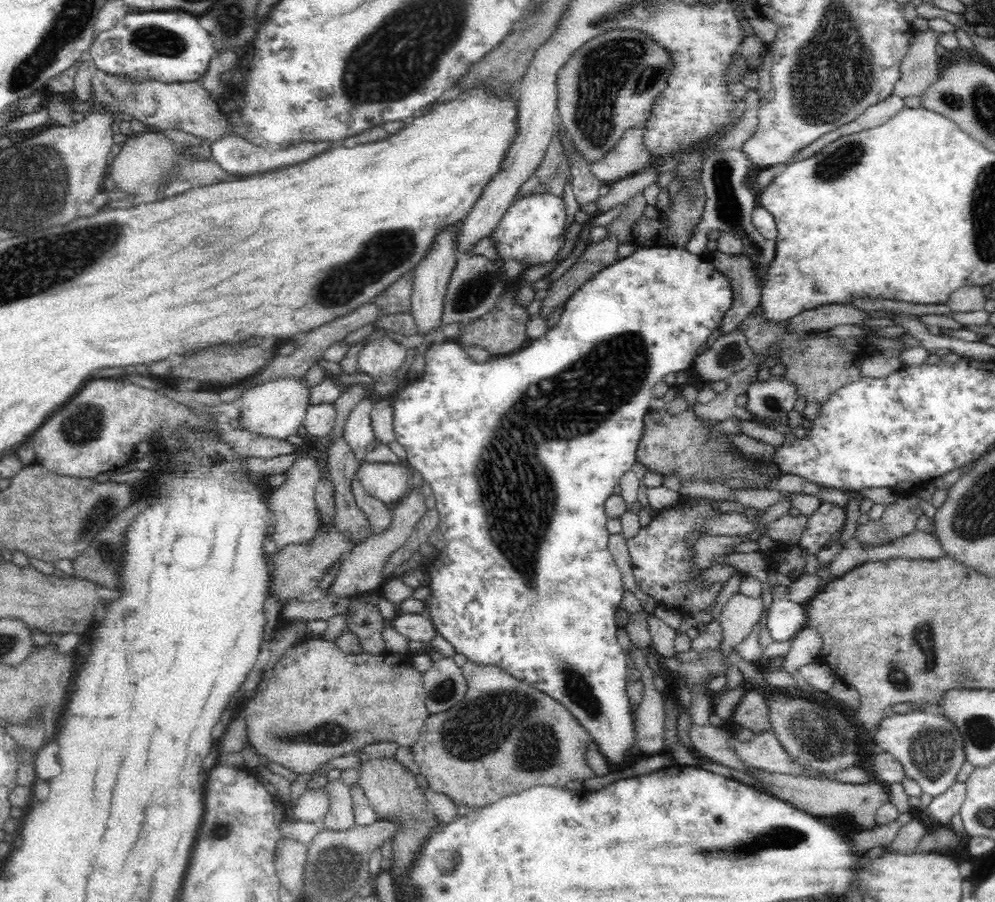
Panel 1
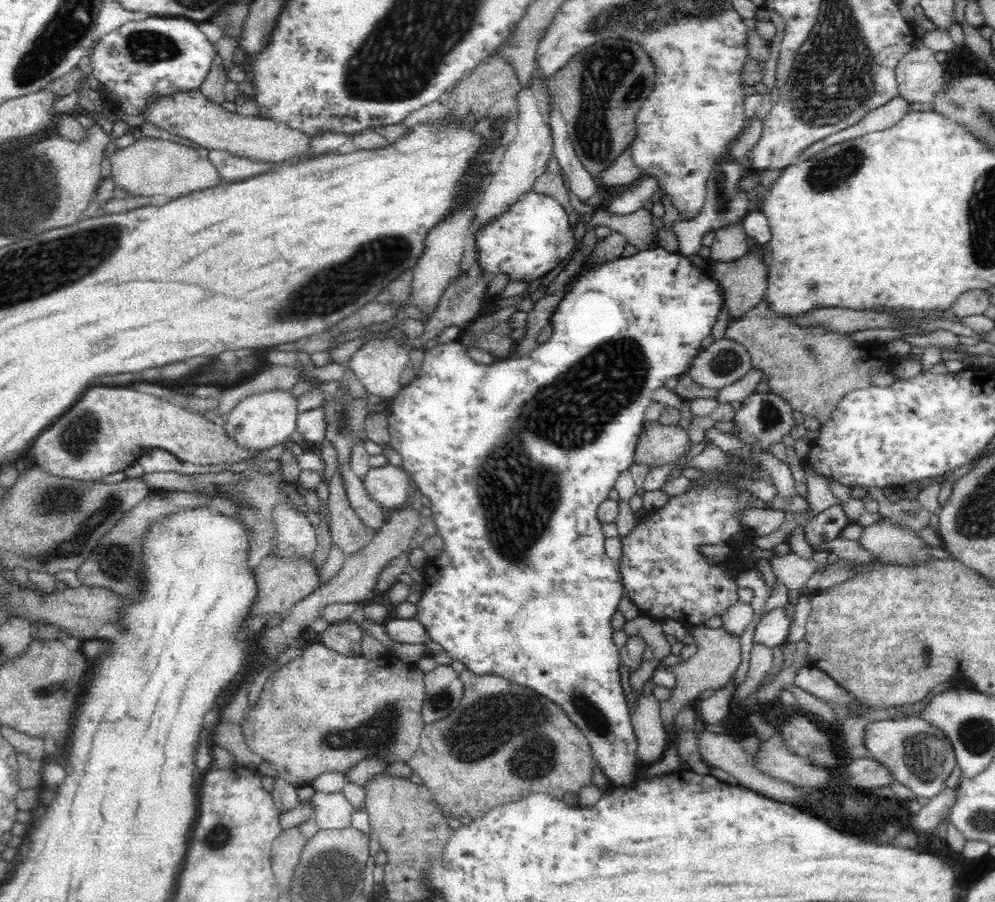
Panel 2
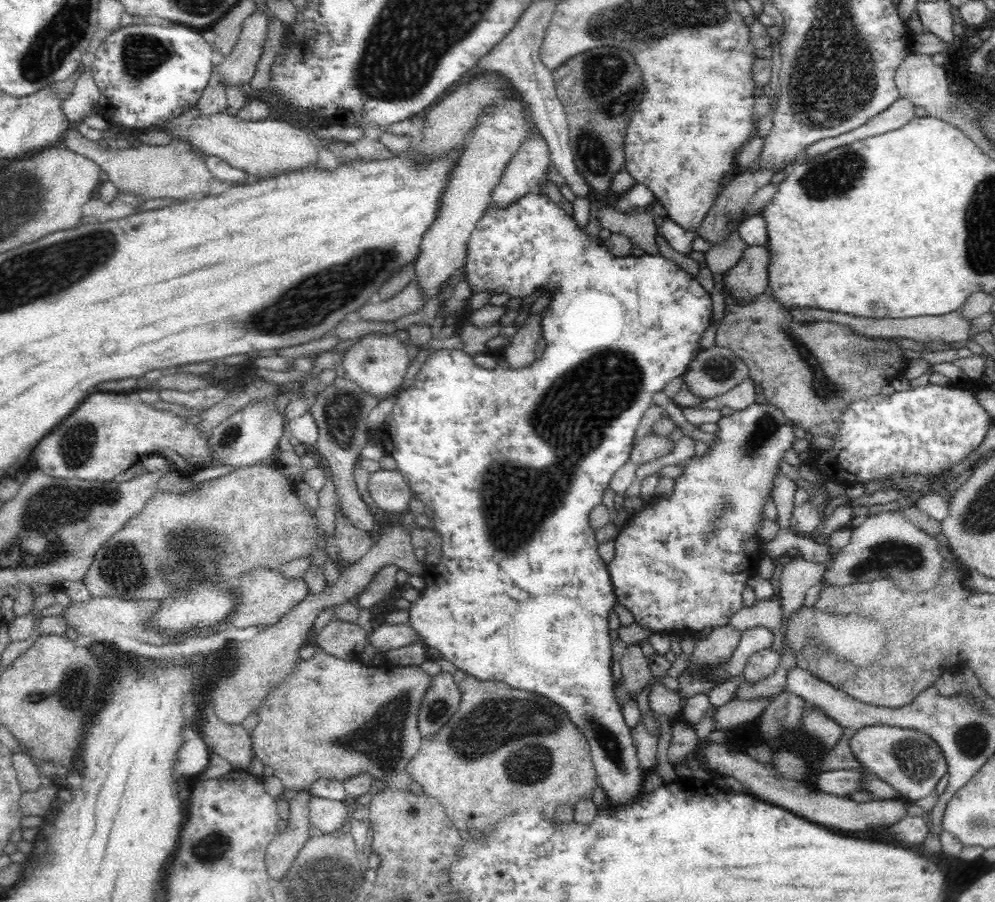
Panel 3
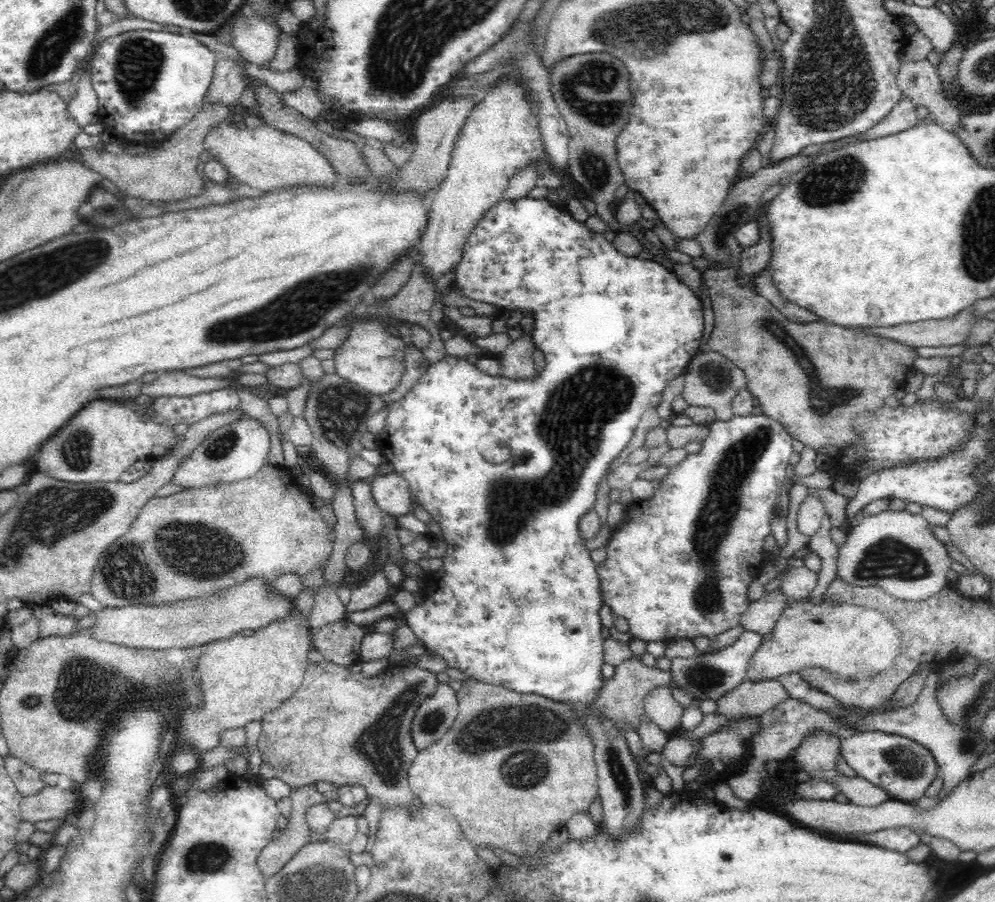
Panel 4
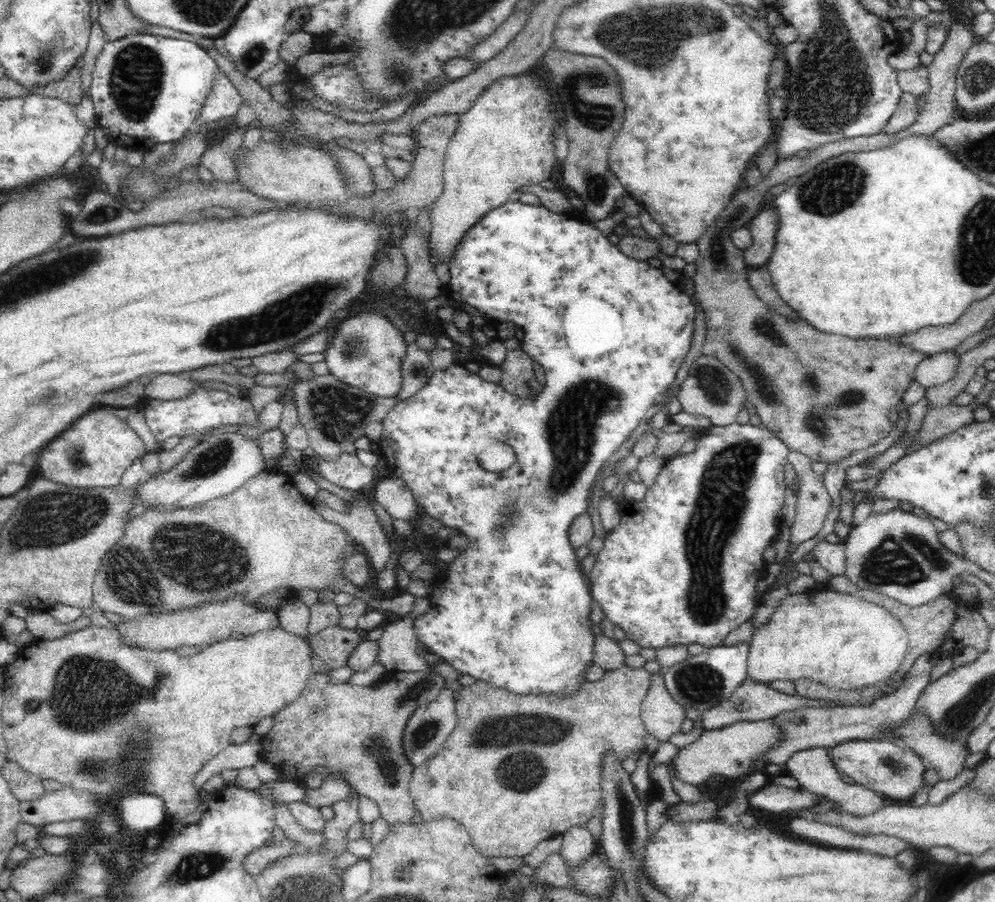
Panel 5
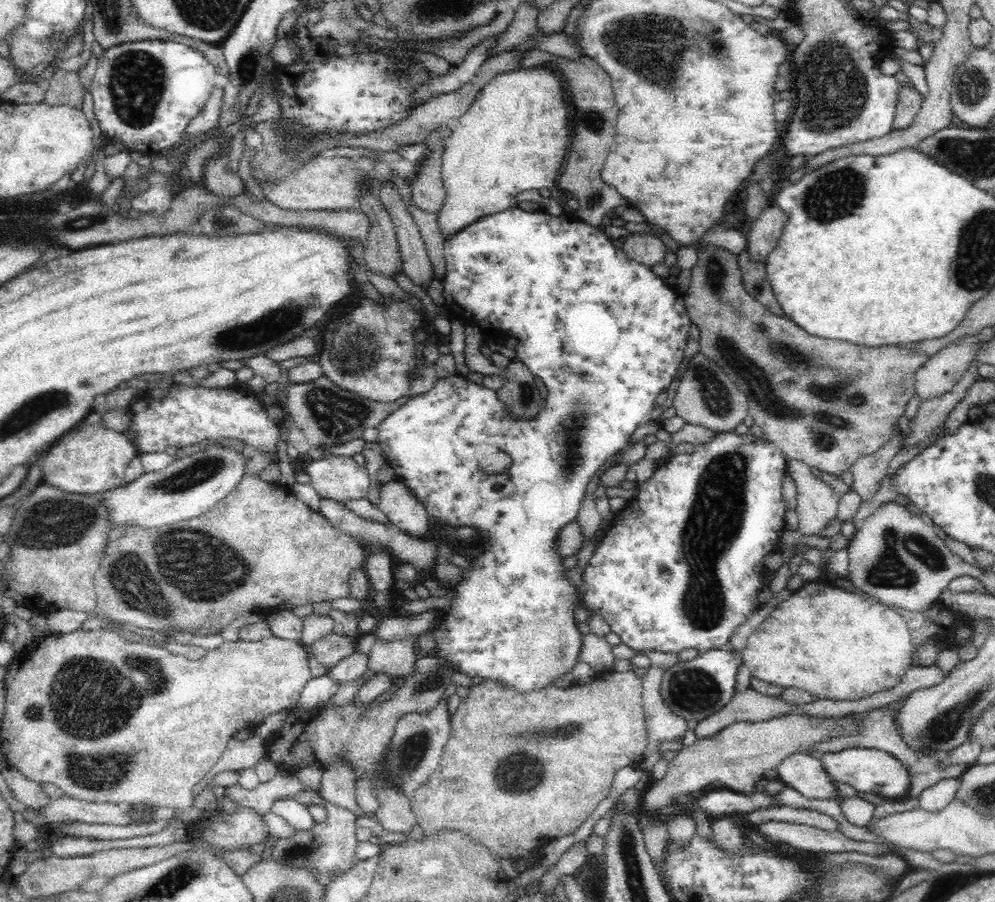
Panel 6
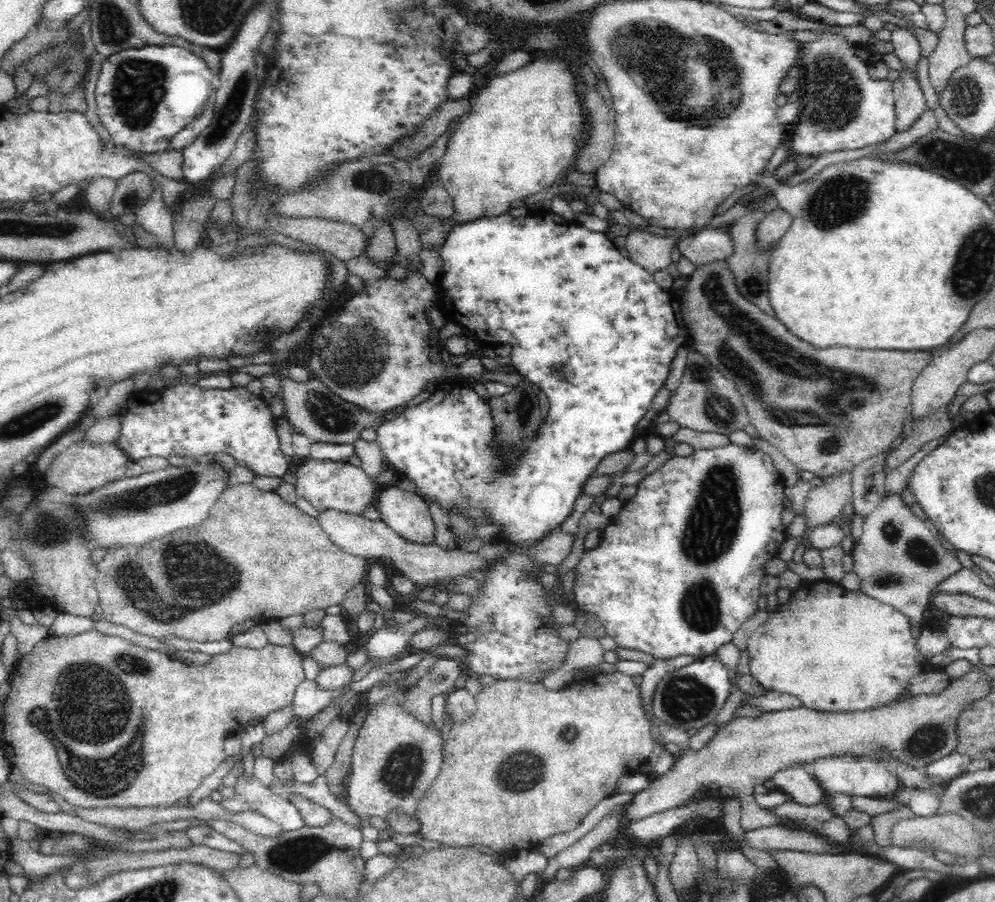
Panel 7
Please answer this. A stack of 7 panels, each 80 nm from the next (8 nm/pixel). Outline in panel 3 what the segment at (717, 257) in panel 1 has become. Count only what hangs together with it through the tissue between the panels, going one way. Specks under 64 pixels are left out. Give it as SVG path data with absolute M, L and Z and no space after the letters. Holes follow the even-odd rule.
M766 244L747 246L734 268L723 276L725 286L737 300L763 294L769 286L767 268L770 251Z

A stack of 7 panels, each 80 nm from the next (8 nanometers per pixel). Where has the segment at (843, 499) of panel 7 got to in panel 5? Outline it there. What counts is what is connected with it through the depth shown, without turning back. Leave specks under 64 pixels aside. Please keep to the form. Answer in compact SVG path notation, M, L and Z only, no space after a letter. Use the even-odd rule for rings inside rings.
M789 452L787 460L788 463L792 465L796 474L796 480L798 480L798 490L795 493L797 496L797 505L795 522L790 528L789 546L786 550L786 555L782 559L781 568L775 577L775 584L780 584L785 580L787 570L790 567L791 555L795 552L795 550L797 550L798 545L802 544L802 542L810 540L810 538L814 538L814 536L822 530L824 520L826 520L826 516L828 516L830 510L832 510L832 501L828 492L824 488L822 482L815 477L812 472L812 467L810 467L810 462L808 462L805 458L802 458L802 455L797 454L797 452Z

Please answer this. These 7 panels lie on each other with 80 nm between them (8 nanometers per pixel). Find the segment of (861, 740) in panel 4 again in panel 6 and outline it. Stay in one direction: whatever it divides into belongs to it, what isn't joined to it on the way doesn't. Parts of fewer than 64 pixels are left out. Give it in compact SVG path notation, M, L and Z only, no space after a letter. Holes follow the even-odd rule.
M858 746L841 750L839 753L824 753L819 759L832 779L834 785L844 783L850 785L855 791L878 795L887 800L902 798L910 787L912 776L900 765L899 760L894 759L888 752L878 749L864 749Z

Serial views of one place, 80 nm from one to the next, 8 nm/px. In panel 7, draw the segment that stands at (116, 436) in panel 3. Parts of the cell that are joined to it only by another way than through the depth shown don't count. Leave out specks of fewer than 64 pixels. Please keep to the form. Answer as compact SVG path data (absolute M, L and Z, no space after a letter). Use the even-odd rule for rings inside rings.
M74 444L64 454L60 454L46 471L46 482L50 486L62 488L68 495L80 492L94 491L104 484L123 479L126 476L127 454L116 444L102 444L102 446L88 446L88 444Z

